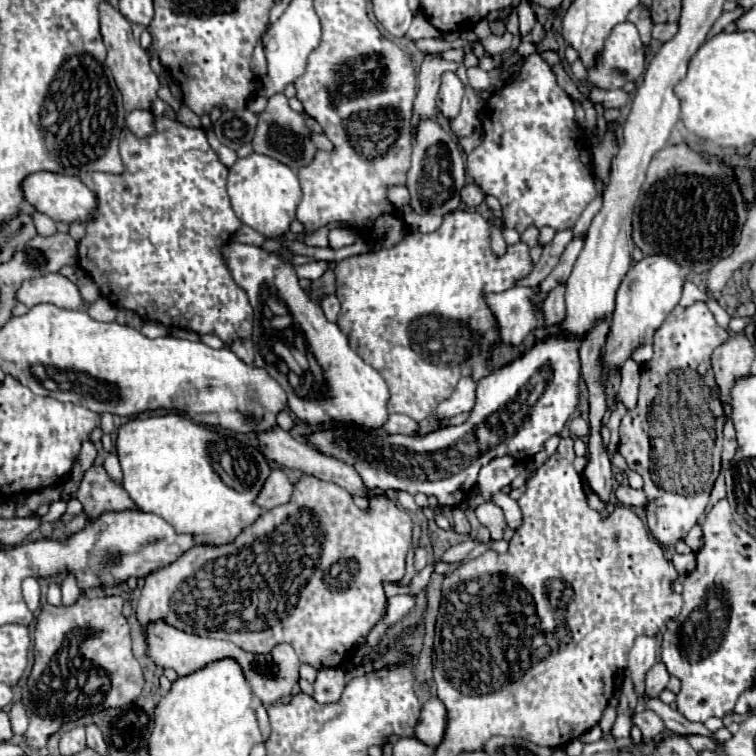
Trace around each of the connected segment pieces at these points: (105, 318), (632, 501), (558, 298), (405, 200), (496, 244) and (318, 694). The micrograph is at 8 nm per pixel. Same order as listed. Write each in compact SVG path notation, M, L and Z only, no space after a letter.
M99 298L95 304L91 304L91 308L87 312L93 320L99 320L99 322L113 322L115 314L117 314L115 306L107 298Z
M619 486L617 490L615 490L615 496L617 496L617 500L621 502L621 504L625 504L625 506L639 506L639 508L645 508L647 506L647 496L645 496L645 492L643 490L633 490L631 486Z
M559 284L555 290L549 292L547 300L543 302L543 326L541 328L551 328L559 322L563 322L565 318L565 300L563 300L563 292L565 292L565 286Z
M391 186L387 188L387 198L397 210L405 210L409 206L409 192L405 186Z
M489 220L490 236L491 236L491 248L496 256L502 256L507 248L507 244L503 238L501 229Z
M335 668L335 670L321 670L317 674L317 680L313 682L315 686L315 694L313 698L319 704L329 704L329 702L337 702L343 688L345 688L345 678L343 678L343 670Z

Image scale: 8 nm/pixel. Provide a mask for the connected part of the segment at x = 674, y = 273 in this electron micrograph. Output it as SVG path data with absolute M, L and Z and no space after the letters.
M645 256L641 262L635 262L629 268L627 276L623 278L623 282L617 290L617 302L615 302L615 310L611 314L607 346L603 346L603 366L611 368L611 370L619 370L623 366L623 362L627 358L631 358L635 348L651 342L655 330L659 330L659 326L665 322L667 314L671 314L671 310L679 304L681 288L683 288L683 278L679 276L679 264L673 262L669 256Z

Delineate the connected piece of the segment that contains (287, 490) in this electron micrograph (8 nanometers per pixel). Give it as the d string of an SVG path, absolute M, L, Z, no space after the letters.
M275 468L265 482L265 486L257 498L257 504L263 506L265 510L271 510L279 504L285 504L291 498L291 492L293 492L293 484L291 484L289 476L283 472L283 468Z

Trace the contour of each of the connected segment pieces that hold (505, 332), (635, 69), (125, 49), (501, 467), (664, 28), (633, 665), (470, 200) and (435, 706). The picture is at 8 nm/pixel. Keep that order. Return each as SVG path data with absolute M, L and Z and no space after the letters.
M511 288L499 294L487 294L487 306L499 322L501 344L519 346L523 338L537 328L541 312L531 296L533 288Z
M621 22L615 24L607 36L603 54L599 54L599 62L587 68L587 80L589 86L613 90L625 86L625 82L639 80L643 70L645 54L641 48L639 32L635 24Z
M103 2L99 6L99 14L101 14L101 36L103 36L103 42L107 46L107 68L111 70L111 74L115 78L115 84L117 84L121 96L123 96L125 110L127 112L131 112L131 110L151 110L151 102L157 98L159 80L151 72L149 56L135 42L129 20L117 8L113 8L109 2Z
M503 456L495 458L495 462L489 462L483 472L479 472L479 492L483 500L495 498L503 486L511 484L523 470L523 464L517 458Z
M655 24L651 36L661 40L661 42L667 42L675 36L675 32L677 32L677 24Z
M639 636L635 638L635 646L629 652L629 670L631 678L635 682L635 690L639 694L639 704L635 710L645 710L645 672L655 664L657 660L657 650L659 650L659 640L655 636Z
M467 184L461 190L461 200L465 202L465 206L475 208L475 206L479 206L485 200L485 194L483 194L483 190L477 184Z
M435 696L423 704L421 720L415 728L415 736L427 746L439 746L443 742L443 730L447 728L447 708Z

